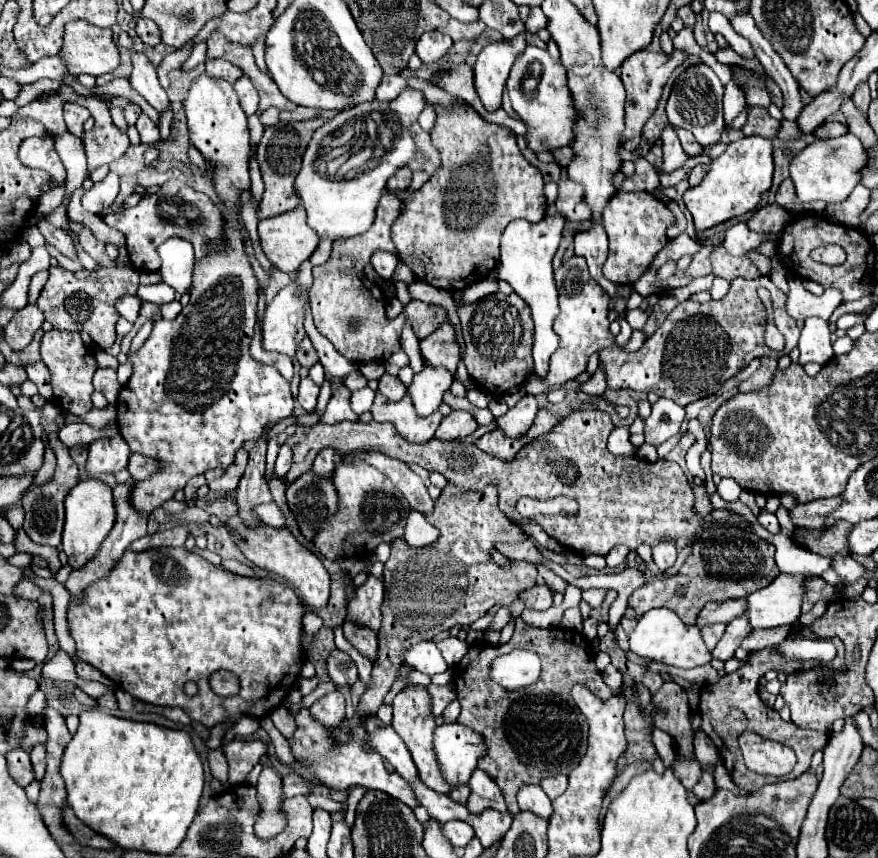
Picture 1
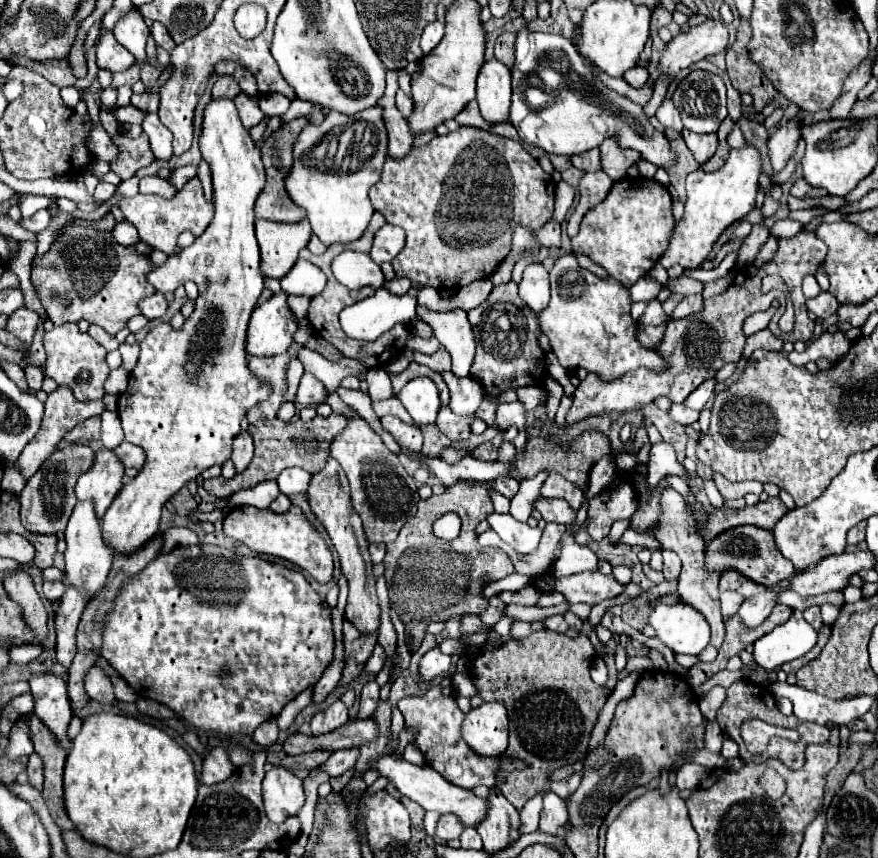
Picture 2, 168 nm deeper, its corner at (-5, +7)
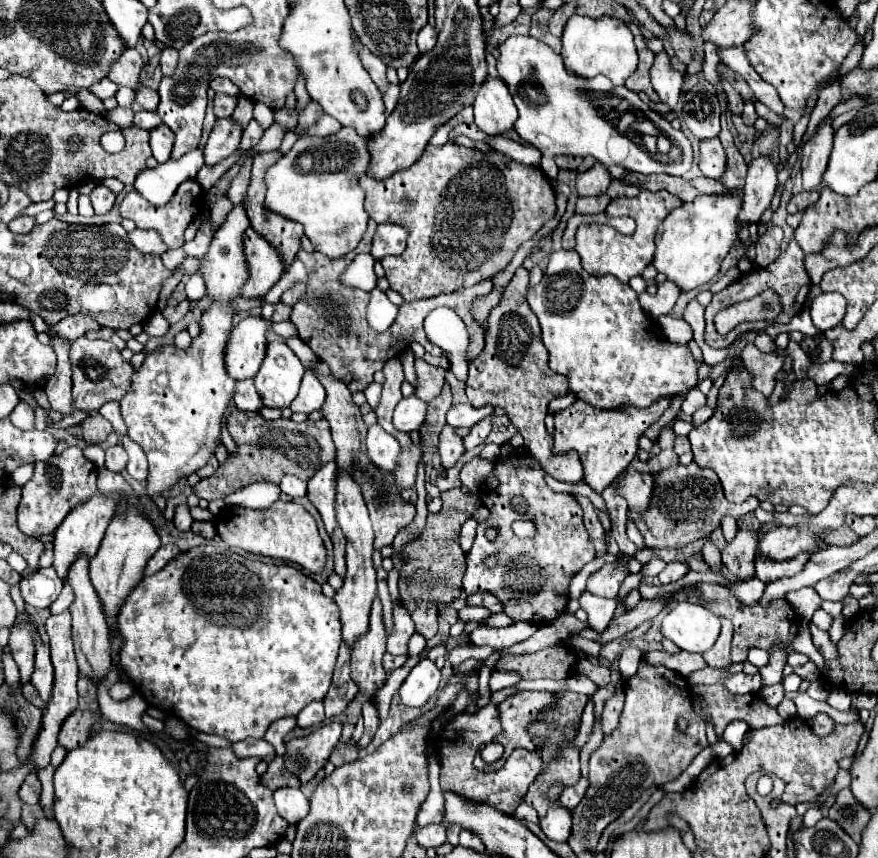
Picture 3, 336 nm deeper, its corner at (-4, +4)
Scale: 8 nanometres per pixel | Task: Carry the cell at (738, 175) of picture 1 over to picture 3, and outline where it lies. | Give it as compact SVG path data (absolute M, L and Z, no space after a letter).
M733 192L723 196L701 194L693 202L685 202L683 206L673 210L663 220L655 236L657 252L653 258L653 266L657 268L657 272L663 272L667 280L679 284L681 290L693 290L709 282L717 274L721 260L727 256L741 230L741 204L743 196Z

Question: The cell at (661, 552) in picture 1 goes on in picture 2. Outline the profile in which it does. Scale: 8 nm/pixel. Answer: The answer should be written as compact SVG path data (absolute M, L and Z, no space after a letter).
M662 549L662 557L664 557L664 567L662 567L664 579L666 581L676 579L680 575L680 559L674 555L674 551L666 551L666 549Z

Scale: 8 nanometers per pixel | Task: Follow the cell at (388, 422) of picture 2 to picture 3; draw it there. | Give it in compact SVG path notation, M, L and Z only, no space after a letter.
M379 424L369 426L367 434L367 454L373 464L385 470L395 470L397 468L397 454L401 454L401 444L399 440L385 432Z

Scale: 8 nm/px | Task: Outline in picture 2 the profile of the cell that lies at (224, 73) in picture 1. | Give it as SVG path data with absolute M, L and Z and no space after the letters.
M222 75L216 79L214 87L212 87L212 97L226 97L226 99L234 99L240 93L238 83L234 83L234 79L230 79L230 75Z

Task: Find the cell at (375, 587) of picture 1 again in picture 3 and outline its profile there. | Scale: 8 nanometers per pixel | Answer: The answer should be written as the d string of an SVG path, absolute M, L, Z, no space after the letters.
M341 644L337 666L335 666L335 672L333 672L333 682L331 682L327 696L323 698L327 718L341 714L345 710L345 706L357 694L357 682L353 682L353 678L351 678L349 662L351 662L351 650L349 650L349 646Z

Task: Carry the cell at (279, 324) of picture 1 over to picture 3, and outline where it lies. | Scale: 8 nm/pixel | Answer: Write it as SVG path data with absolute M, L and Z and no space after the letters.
M247 316L233 328L225 350L225 366L231 378L245 380L257 374L265 358L267 330L271 326L273 322L263 316Z

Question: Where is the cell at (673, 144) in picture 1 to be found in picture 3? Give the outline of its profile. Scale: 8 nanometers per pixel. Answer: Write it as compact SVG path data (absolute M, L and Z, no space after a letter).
M661 52L655 56L653 68L651 68L651 84L653 84L659 100L673 110L681 98L683 74L669 66L667 52Z

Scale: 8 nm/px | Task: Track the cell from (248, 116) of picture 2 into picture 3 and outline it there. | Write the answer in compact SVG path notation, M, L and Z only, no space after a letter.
M217 118L213 132L205 146L205 164L217 164L219 160L235 154L243 136L243 128L235 118Z

